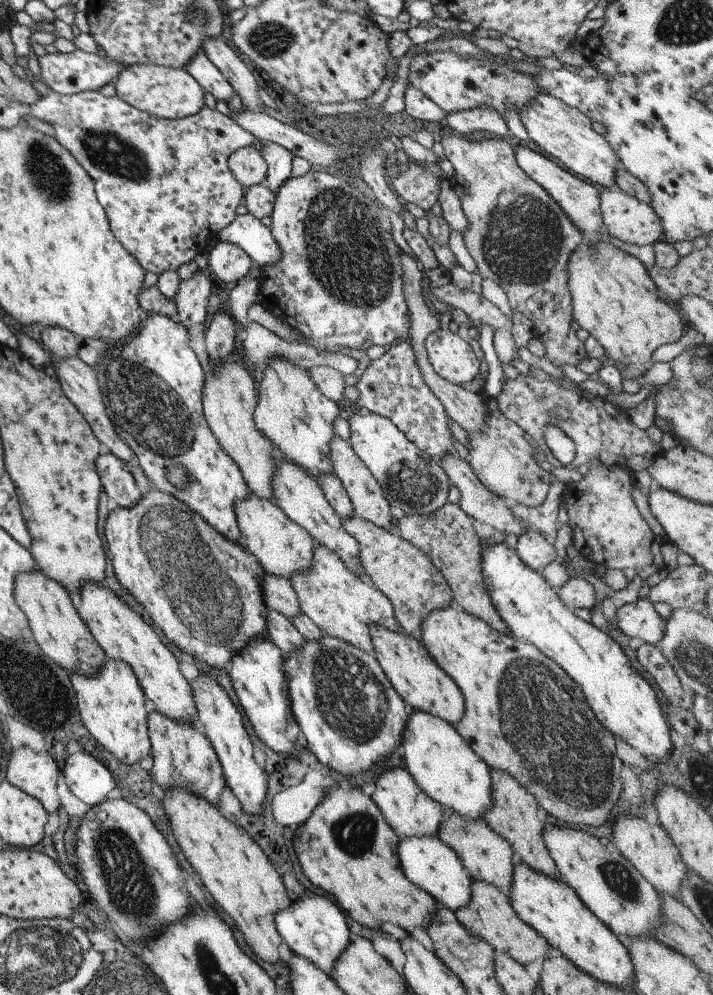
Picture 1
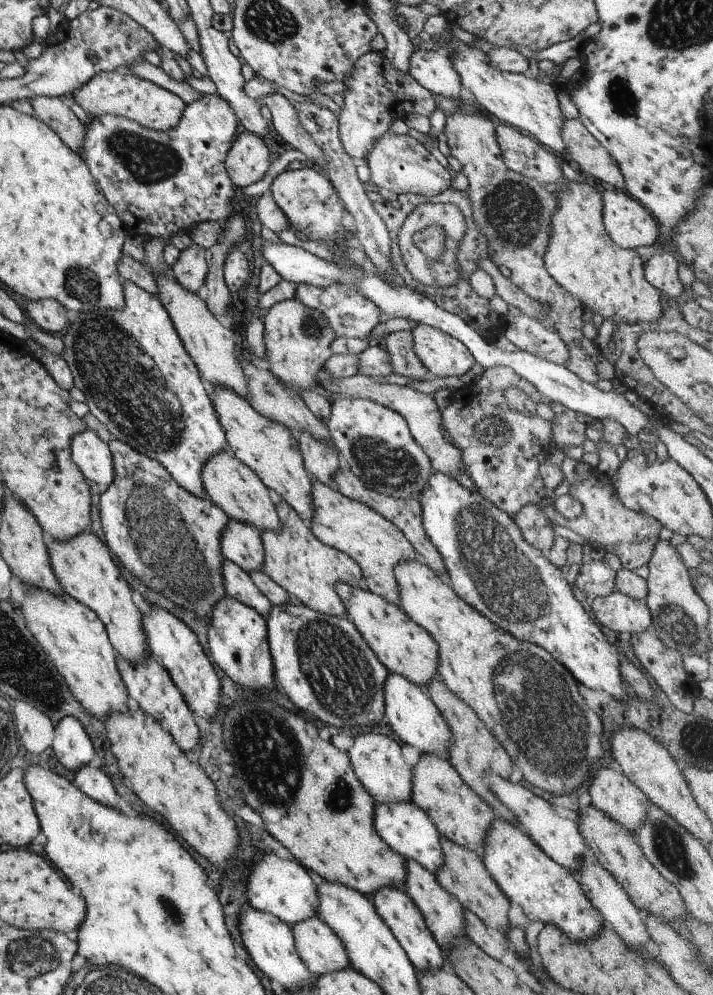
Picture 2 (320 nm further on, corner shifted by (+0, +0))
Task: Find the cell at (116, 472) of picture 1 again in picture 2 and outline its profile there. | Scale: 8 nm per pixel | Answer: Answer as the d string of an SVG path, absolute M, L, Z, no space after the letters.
M85 429L72 436L70 457L89 484L105 488L113 482L112 454L93 431Z

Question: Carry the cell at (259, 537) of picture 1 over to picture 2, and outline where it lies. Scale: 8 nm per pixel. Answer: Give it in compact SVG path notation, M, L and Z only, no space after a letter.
M220 450L203 463L200 470L203 490L213 504L216 504L229 519L253 525L259 532L263 529L276 531L280 522L274 507L271 492L263 486L257 475L235 458L229 450Z

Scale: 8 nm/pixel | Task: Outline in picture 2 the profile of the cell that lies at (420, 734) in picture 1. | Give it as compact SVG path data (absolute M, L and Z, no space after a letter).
M388 672L383 686L383 720L389 724L397 738L418 750L419 754L433 753L443 757L448 756L450 732L441 713L431 702L427 690L412 683L397 673Z

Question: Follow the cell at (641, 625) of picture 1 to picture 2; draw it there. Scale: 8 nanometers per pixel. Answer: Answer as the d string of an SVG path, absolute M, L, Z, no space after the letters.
M613 591L611 594L602 597L595 597L590 605L592 618L613 630L613 632L627 632L627 634L640 633L645 629L651 629L650 612L644 601L632 599L630 596L625 596L622 592Z

